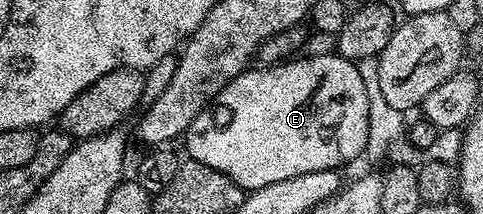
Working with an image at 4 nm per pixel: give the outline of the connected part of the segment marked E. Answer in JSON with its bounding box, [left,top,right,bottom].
[183,53,370,192]

